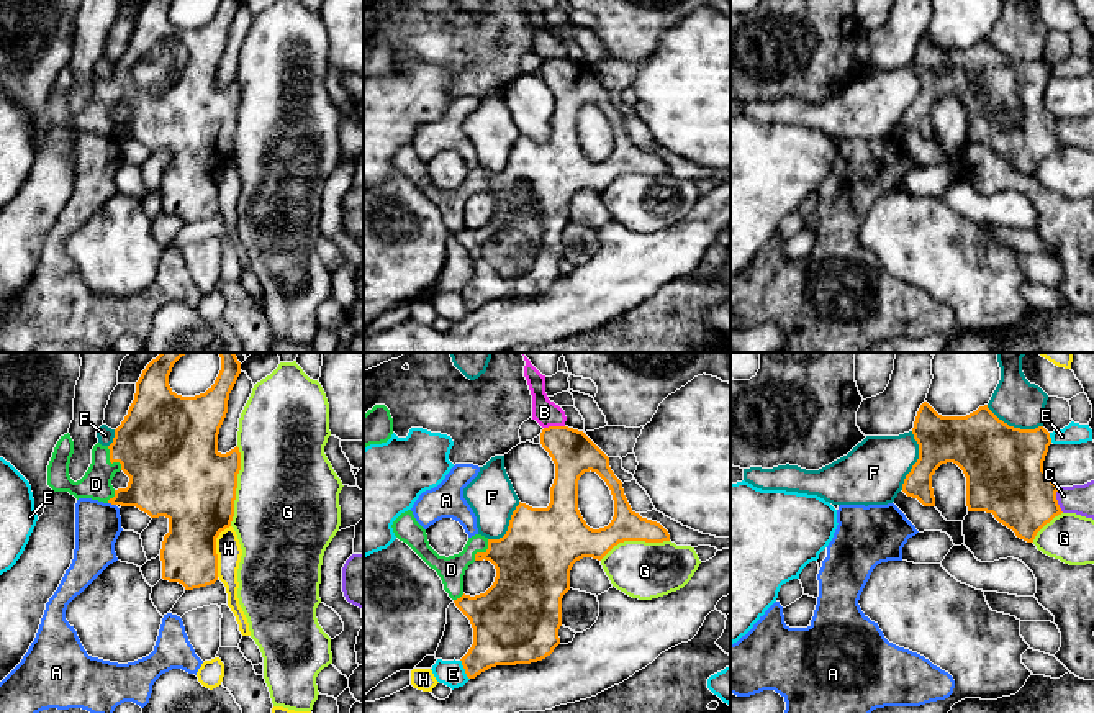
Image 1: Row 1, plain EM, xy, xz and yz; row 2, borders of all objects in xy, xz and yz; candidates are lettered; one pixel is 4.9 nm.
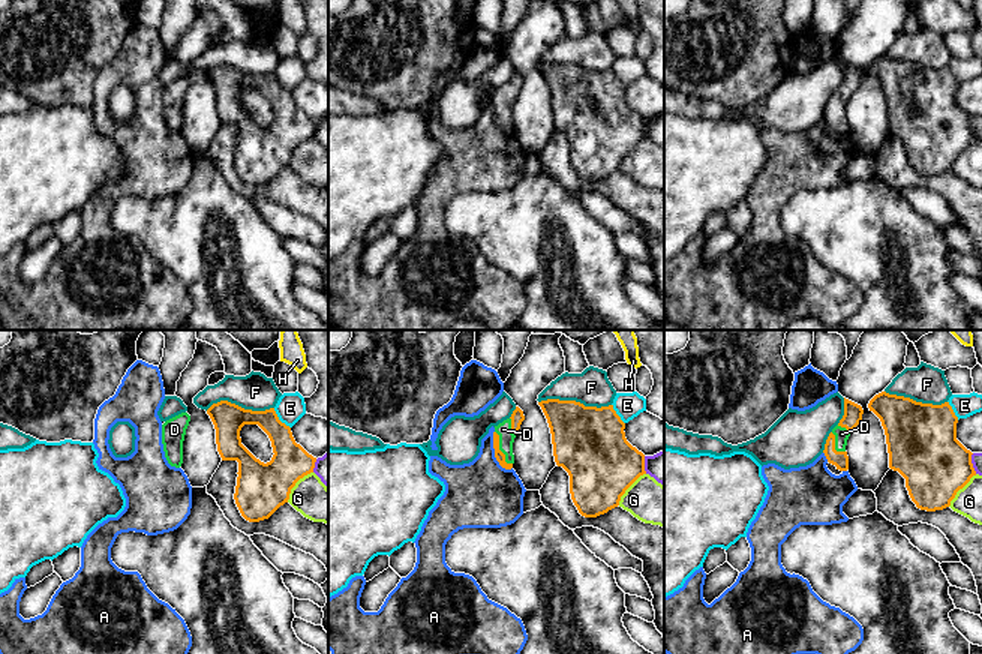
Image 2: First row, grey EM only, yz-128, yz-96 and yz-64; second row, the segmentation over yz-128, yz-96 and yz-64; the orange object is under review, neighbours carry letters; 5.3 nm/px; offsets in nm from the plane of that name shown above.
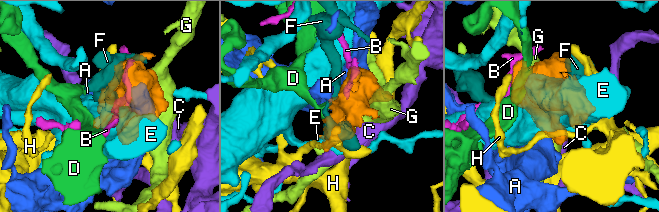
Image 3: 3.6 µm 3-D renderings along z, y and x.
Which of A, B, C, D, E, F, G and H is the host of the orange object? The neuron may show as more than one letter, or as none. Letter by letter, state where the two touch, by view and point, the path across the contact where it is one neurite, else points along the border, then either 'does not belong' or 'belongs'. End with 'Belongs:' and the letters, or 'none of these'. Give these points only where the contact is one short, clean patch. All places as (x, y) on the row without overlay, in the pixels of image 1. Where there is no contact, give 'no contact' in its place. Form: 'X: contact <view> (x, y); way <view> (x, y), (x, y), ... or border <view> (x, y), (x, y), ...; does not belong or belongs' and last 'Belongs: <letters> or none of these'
A: contact xy (112, 136); does not belong
B: contact xz (554, 59); does not belong
C: contact yz (1057, 133); does not belong
D: contact xy (110, 94); belongs
E: contact xz (465, 302); border xz (461, 292), (469, 312); does not belong
F: contact yz (917, 94); does not belong
G: contact xy (236, 118); does not belong
H: contact xy (215, 182); border xy (230, 158), (216, 171), (216, 208); does not belong
Belongs: D

